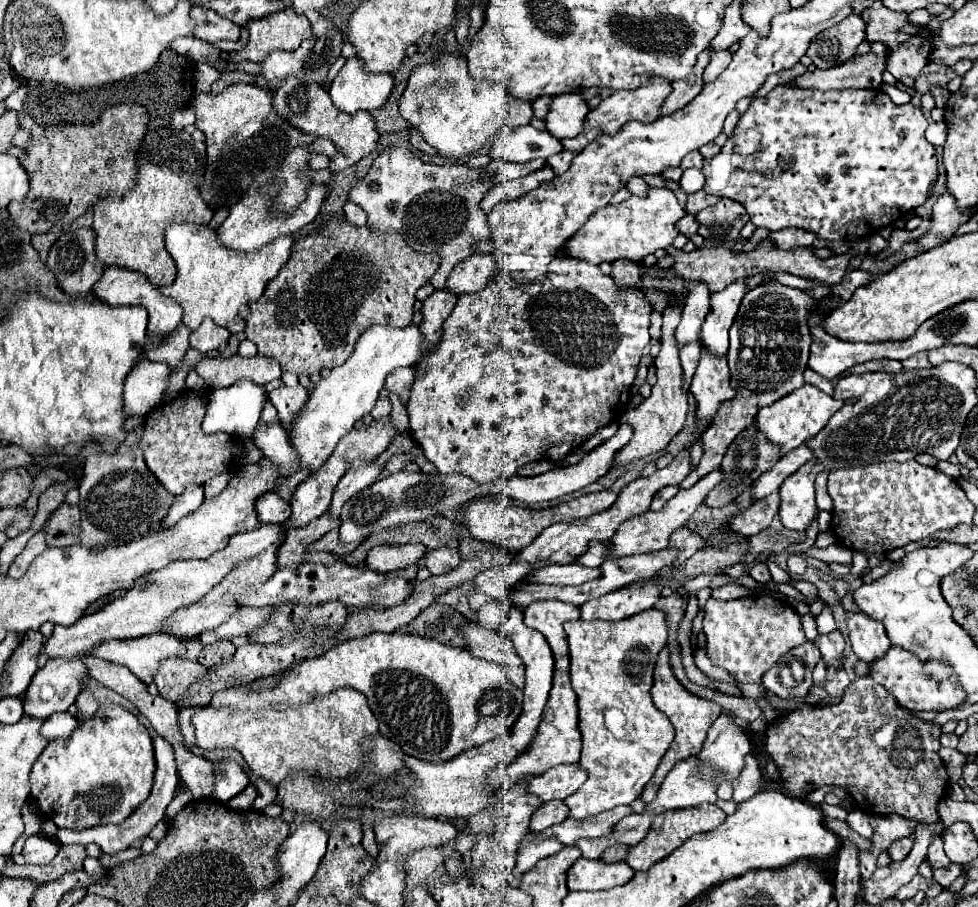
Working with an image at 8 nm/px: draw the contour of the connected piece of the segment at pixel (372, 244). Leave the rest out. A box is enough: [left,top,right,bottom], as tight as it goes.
[245,216,441,376]

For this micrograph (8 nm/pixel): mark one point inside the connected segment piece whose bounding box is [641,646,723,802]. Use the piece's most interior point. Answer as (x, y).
(691, 716)

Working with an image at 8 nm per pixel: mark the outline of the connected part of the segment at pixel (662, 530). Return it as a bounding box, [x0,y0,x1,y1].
[609,468,723,558]

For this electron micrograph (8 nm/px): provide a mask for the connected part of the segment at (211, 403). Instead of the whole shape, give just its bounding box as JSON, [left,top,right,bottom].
[201,380,267,438]

